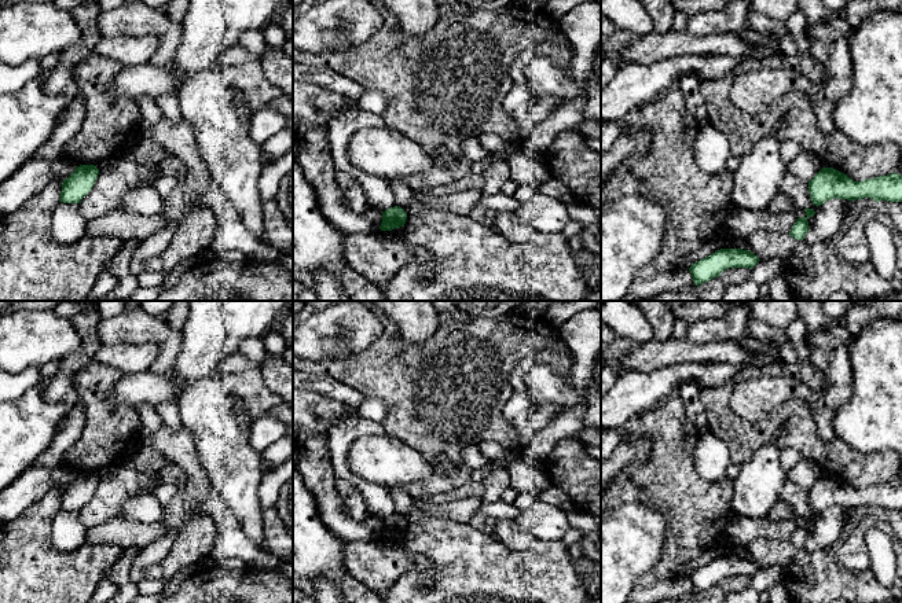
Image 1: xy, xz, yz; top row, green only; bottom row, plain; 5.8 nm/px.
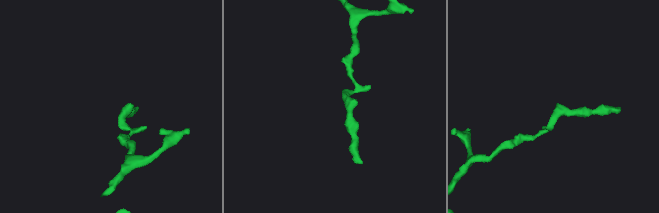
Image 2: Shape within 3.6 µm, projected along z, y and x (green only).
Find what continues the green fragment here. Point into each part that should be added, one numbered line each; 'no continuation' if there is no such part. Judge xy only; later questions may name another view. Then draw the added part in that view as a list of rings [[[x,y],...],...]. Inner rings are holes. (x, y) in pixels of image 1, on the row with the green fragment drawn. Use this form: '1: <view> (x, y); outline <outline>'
no continuation

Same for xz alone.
no continuation

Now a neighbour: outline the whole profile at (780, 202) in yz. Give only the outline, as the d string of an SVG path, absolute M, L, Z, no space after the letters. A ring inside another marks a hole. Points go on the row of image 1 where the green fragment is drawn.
M782 187L777 191L770 203L763 209L770 213L777 213L782 210L793 210L796 217L807 217L804 209L793 205L793 201L788 198L782 190Z

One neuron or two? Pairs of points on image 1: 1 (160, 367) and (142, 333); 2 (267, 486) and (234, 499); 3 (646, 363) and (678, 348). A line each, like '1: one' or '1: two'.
1: one
2: two
3: one

